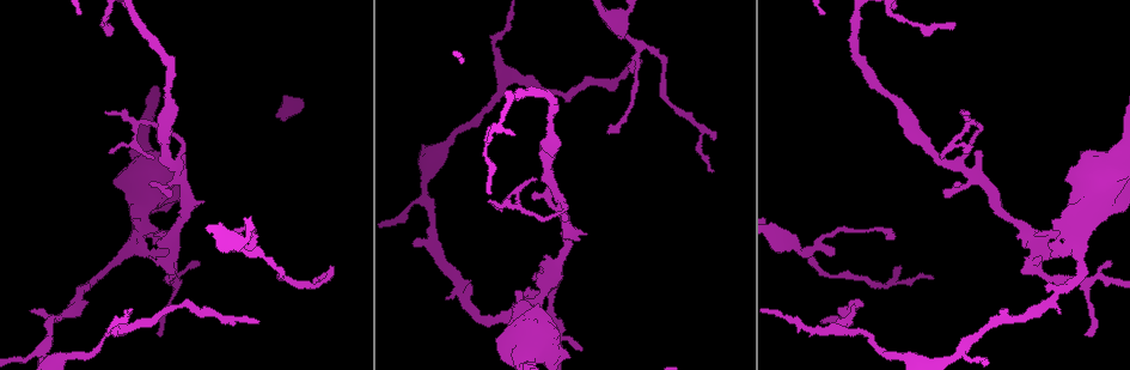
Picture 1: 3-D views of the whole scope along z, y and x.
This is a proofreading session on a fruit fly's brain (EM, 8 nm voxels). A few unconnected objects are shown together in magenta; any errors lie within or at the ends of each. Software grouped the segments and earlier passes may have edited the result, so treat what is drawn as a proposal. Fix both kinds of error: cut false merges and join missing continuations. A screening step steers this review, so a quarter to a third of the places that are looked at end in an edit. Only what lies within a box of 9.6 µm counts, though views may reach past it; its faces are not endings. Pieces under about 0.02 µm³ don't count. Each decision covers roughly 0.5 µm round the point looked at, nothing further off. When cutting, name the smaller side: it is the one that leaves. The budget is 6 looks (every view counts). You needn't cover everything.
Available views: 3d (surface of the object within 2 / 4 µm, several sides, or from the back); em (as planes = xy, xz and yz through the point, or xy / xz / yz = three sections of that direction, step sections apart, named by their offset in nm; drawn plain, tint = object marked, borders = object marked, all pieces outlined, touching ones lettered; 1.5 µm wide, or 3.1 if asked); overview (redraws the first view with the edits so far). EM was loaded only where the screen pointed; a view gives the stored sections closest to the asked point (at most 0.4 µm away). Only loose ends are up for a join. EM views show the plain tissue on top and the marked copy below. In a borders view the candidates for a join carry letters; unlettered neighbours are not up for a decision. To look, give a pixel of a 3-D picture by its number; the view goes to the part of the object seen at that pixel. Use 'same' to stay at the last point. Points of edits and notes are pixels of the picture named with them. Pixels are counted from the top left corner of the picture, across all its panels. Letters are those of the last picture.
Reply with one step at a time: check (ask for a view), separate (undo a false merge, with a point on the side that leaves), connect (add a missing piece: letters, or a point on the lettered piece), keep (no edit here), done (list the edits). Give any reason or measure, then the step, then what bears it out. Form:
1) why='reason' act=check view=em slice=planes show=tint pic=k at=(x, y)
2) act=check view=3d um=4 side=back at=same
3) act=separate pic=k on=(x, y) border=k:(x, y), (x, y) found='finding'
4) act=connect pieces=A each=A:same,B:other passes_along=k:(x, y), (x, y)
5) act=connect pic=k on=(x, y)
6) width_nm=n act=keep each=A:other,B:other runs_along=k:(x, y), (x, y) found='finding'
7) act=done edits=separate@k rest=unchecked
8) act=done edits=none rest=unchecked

why='an open end' act=check view=em slice=xy step=8 show=tint pic=1 at=(330, 268)

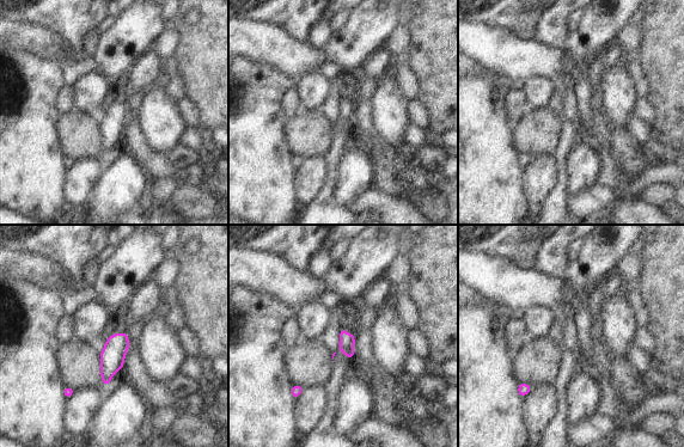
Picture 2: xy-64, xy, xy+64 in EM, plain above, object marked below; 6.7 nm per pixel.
why='cut it another way' act=check view=em slice=planes show=borders at=same

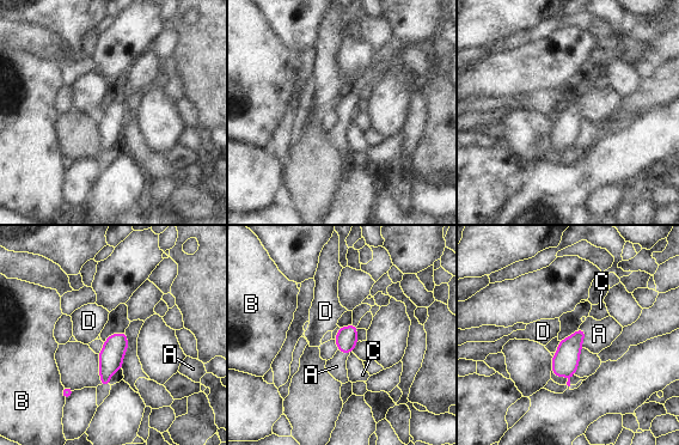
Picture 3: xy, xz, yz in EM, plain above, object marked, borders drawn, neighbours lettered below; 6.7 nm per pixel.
act=connect pieces=A each=A:same,B:other,C:other,D:other passes_along=3:(564, 363), (585, 336), (599, 334) found='the neuron continues'

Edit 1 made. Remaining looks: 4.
act=check view=3d um=2 pic=1 at=(150, 122)

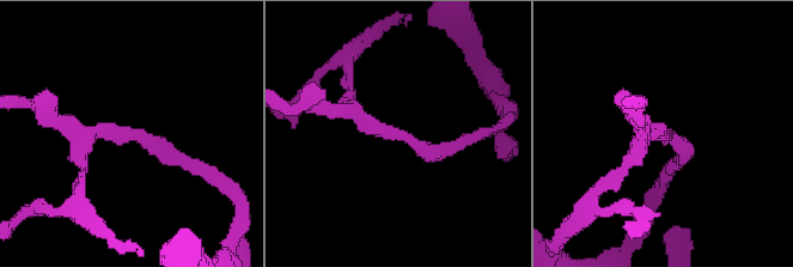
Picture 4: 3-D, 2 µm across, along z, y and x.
act=check view=em slice=planes show=borders pic=4 at=(395, 128)

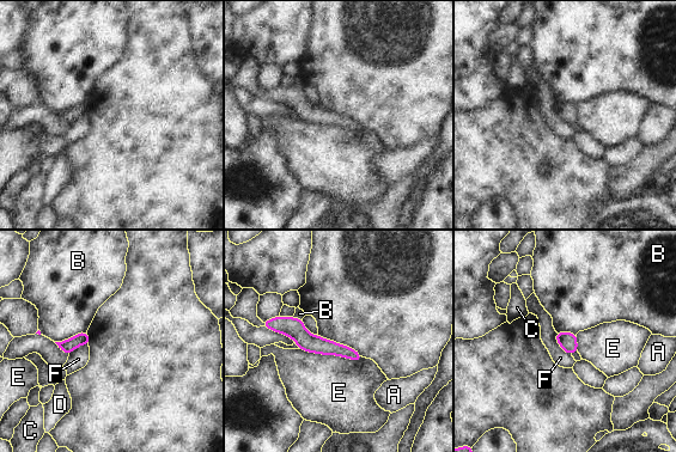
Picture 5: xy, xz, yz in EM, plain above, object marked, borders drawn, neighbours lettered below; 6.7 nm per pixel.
act=keep each=A:other,B:other,C:other,D:other,E:other,F:other runs_along=5:(270, 323), (358, 358) found='one neuron here'

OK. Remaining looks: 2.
act=check view=overview

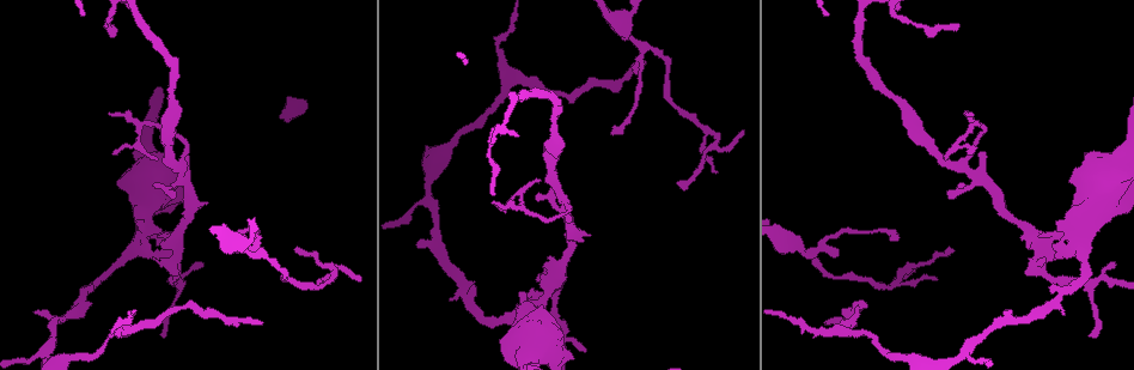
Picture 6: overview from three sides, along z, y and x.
why='an open end' act=check view=em slice=planes show=borders pic=6 at=(897, 235)

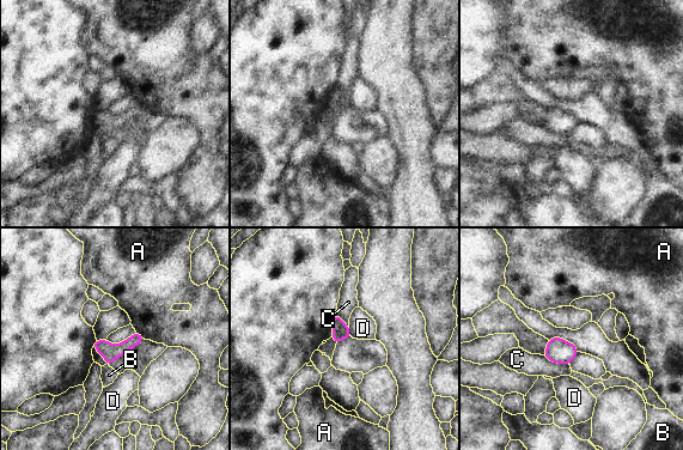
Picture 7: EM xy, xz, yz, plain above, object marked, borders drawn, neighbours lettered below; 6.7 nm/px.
act=keep each=A:other,B:other,C:other,D:other found='none of them fits'

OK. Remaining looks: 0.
act=done edits=connect@3 rest=unchecked

